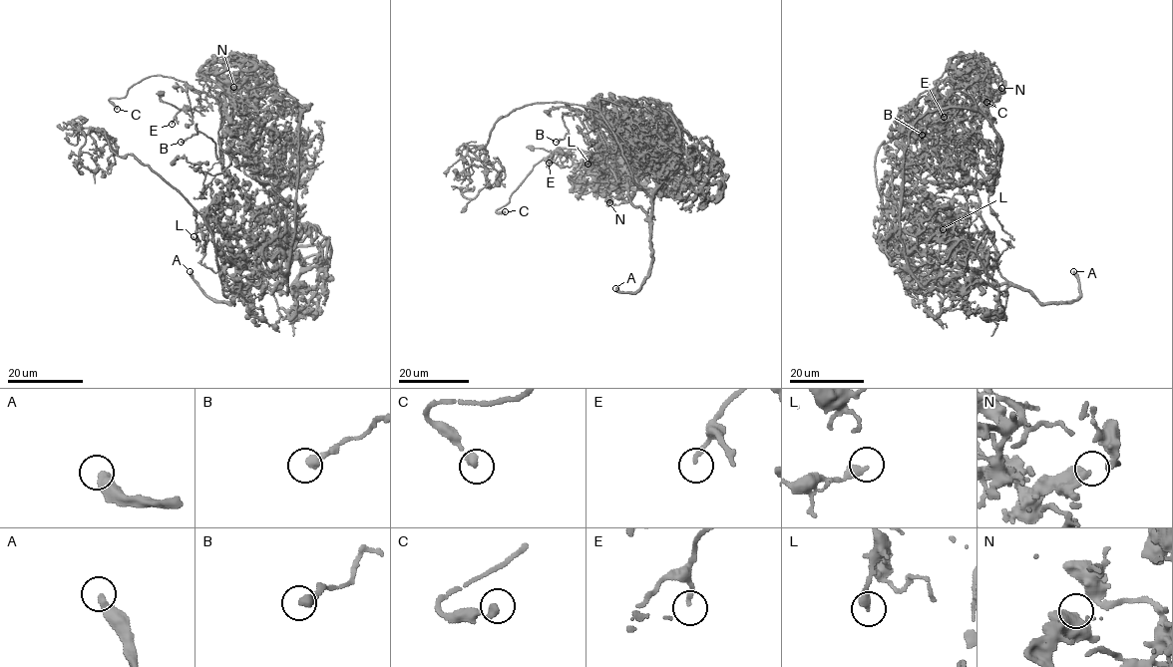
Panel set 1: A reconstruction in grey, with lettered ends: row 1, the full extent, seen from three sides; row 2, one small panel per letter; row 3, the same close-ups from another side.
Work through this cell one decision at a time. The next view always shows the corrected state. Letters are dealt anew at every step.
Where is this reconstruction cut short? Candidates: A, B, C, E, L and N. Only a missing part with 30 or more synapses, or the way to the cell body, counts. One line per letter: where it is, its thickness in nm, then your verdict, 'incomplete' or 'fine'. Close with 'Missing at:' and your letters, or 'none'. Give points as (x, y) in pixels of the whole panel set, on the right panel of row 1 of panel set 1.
A: (1073, 271) | 400 nm | incomplete
B: (922, 135) | 380 nm | fine
C: (986, 102) | 320 nm | fine
E: (944, 117) | 170 nm | fine
L: (943, 229) | 400 nm | fine
N: (1001, 88) | 380 nm | fine
Missing at: A

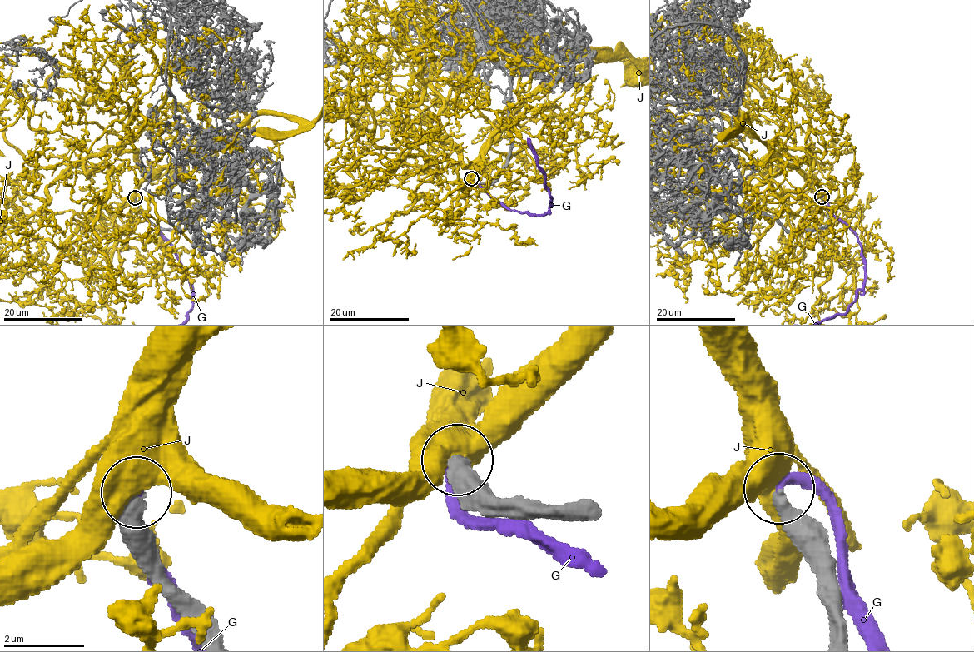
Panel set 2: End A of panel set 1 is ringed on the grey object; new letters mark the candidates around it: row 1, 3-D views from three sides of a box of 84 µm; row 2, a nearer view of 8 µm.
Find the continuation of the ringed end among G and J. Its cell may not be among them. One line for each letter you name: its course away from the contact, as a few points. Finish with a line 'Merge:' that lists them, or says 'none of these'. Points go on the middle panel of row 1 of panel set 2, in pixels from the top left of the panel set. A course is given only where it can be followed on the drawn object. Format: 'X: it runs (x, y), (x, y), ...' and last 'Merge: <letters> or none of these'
G: it runs (470, 177), (505, 207), (541, 215), (548, 211), (553, 199), (530, 143), (534, 107), (530, 95), (534, 90)
Merge: G

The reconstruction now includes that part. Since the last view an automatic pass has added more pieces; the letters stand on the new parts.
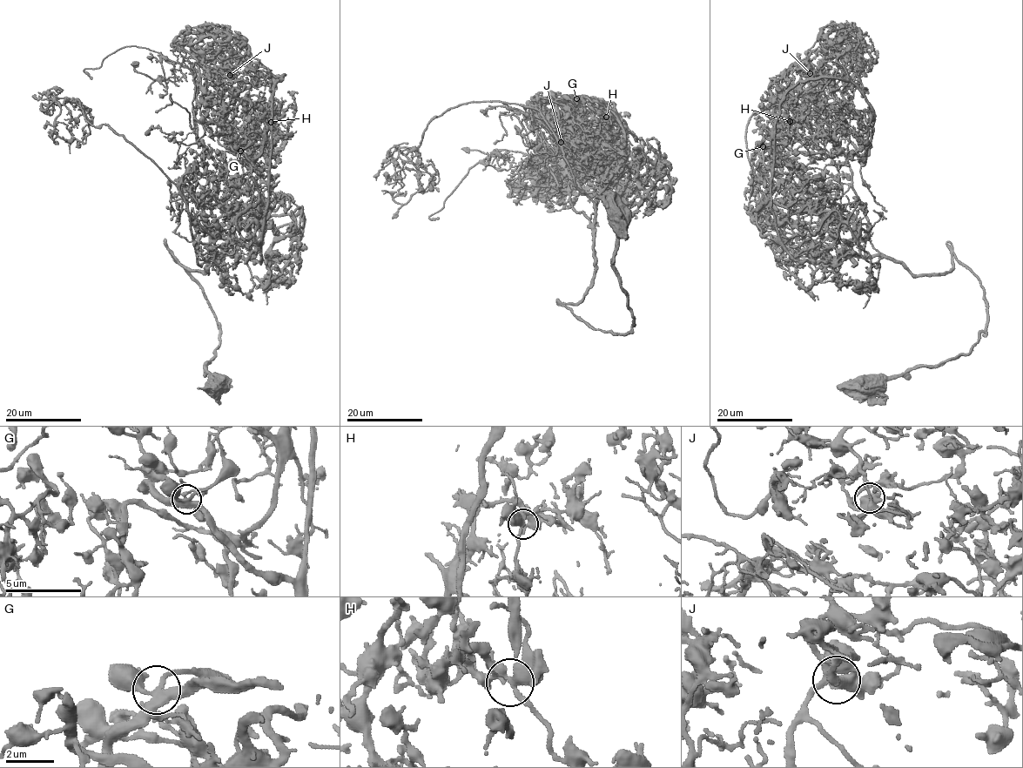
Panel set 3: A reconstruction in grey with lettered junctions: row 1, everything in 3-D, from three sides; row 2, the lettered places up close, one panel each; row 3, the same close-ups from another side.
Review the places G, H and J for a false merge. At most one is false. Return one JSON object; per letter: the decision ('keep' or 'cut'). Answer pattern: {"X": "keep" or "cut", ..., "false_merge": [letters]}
{"G": "keep", "H": "keep", "J": "keep", "false_merge": []}

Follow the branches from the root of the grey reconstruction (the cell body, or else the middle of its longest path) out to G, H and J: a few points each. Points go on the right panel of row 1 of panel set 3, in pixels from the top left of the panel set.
G: (863, 383), (970, 352), (980, 281), (952, 254), (924, 275), (878, 255), (797, 260), (763, 146)
H: (863, 383), (966, 354), (984, 289), (952, 254), (924, 275), (878, 255), (797, 260), (770, 208), (790, 121)
J: (863, 383), (966, 354), (986, 301), (952, 254), (885, 258), (845, 155), (767, 126), (821, 132), (810, 73)

